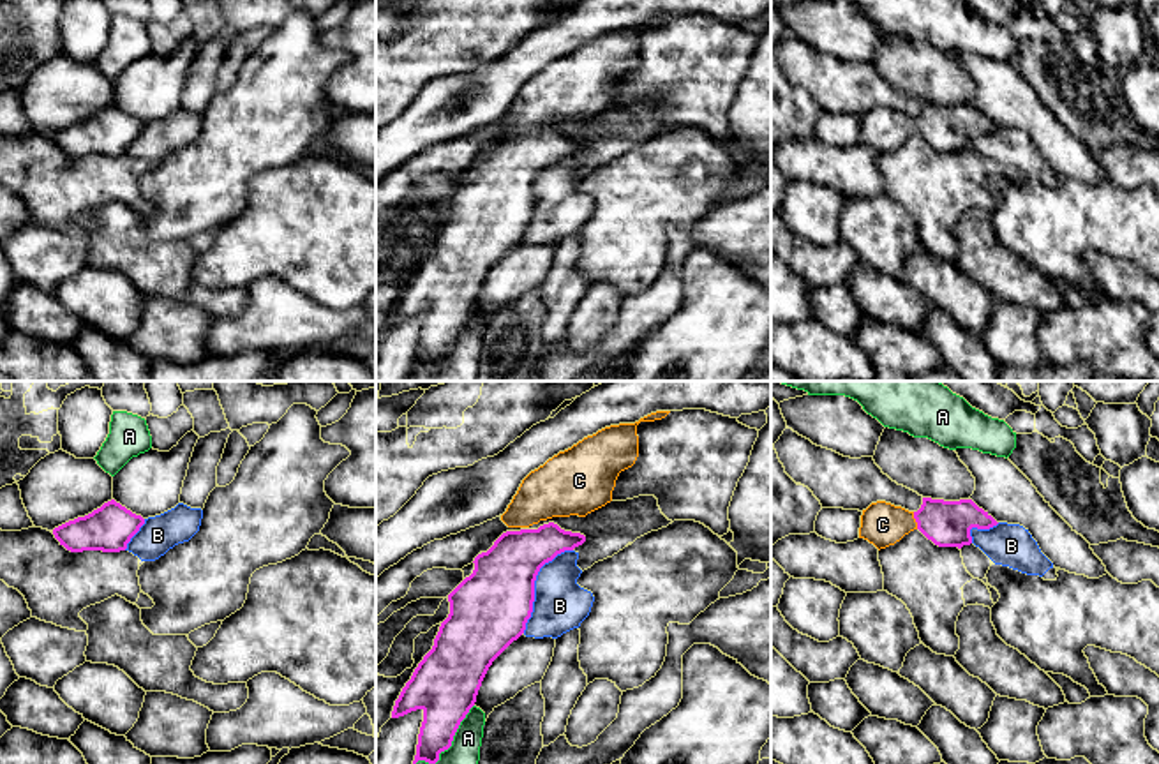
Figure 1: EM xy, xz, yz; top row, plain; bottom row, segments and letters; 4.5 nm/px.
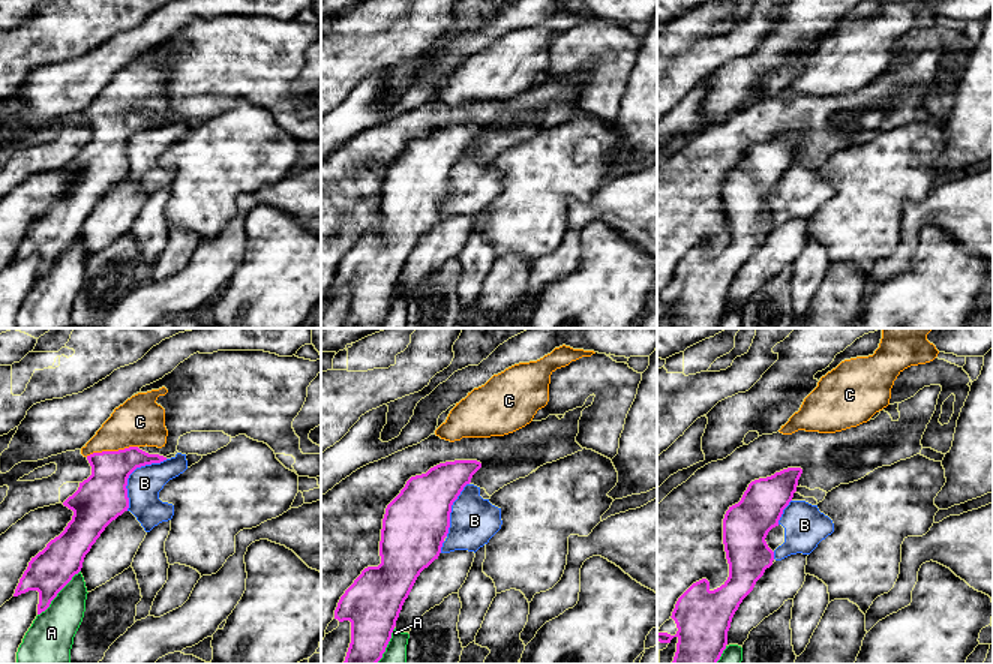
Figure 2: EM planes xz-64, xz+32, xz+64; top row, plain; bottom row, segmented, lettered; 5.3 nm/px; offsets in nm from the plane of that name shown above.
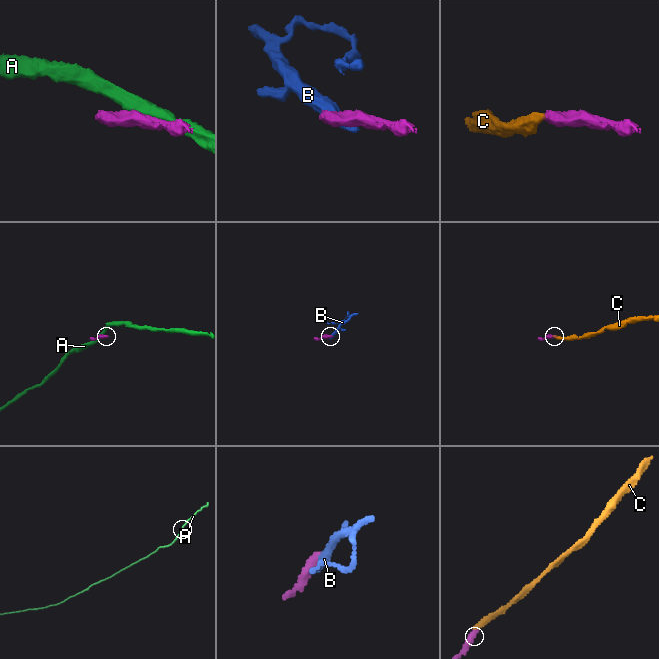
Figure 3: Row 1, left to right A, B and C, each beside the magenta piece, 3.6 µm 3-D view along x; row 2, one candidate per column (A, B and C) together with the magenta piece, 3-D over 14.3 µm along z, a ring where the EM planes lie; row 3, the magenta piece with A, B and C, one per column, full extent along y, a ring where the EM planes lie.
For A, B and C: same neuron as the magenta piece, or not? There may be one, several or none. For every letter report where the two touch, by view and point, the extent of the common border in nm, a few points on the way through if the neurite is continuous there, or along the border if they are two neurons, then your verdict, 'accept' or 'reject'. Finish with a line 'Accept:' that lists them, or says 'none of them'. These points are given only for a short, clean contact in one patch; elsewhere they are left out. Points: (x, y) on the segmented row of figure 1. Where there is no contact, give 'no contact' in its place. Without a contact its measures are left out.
A: contact xz (454, 734); length 320 nm; reject
B: contact xz (533, 584); length 440 nm; reject
C: contact yz (916, 521); length 80 nm; way yz (946, 523), (916, 521), (882, 524); accept
Accept: C

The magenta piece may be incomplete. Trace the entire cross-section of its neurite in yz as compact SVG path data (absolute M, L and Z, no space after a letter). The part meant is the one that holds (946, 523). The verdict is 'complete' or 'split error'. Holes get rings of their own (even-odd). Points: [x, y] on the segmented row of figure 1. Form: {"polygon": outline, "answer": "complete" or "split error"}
{"polygon": "M923 498L917 512L909 512L886 501L871 503L861 515L859 538L868 540L879 551L900 542L919 529L938 547L972 543L970 529L990 529L998 522L972 499L944 501Z", "answer": "split error"}

